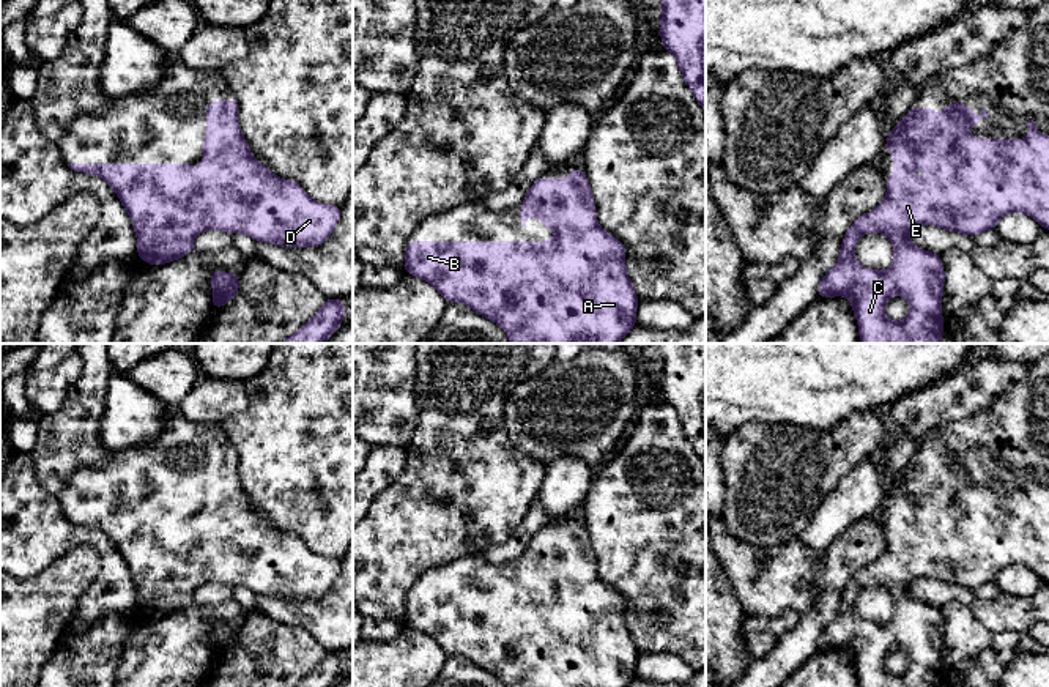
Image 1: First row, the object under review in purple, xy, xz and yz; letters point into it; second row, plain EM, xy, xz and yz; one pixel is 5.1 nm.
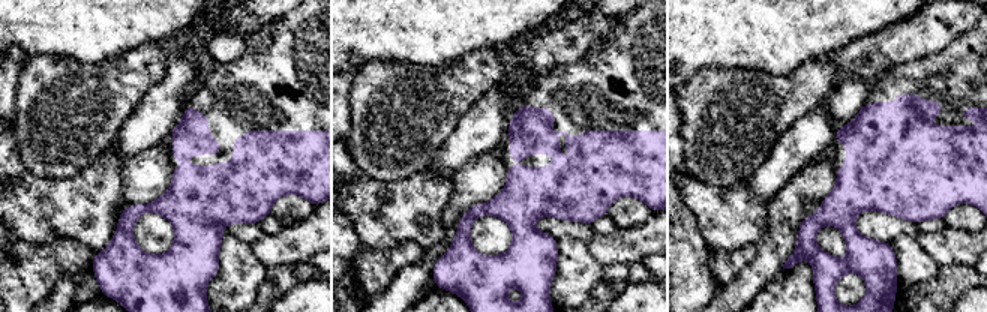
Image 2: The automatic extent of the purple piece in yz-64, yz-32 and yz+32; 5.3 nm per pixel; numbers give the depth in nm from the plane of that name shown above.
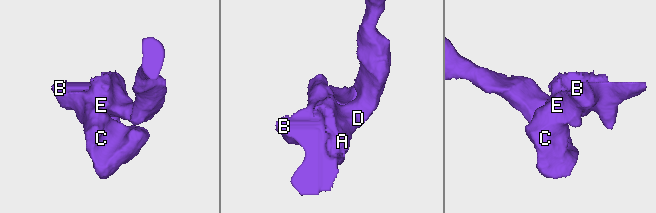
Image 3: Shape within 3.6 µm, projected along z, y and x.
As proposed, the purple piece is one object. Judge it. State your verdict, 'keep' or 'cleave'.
keep

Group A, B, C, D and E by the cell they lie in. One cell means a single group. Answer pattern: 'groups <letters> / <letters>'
groups A B C D E

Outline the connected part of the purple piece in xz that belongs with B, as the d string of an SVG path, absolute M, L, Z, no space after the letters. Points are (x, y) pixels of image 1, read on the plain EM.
M572 520L569 531L537 531L521 555L523 580L526 580L529 569L539 569L542 580L558 583L551 594L408 594L403 624L432 637L447 655L466 657L479 668L499 678L507 687L628 687L636 679L639 654L625 622L625 597L599 578L595 553L584 523Z

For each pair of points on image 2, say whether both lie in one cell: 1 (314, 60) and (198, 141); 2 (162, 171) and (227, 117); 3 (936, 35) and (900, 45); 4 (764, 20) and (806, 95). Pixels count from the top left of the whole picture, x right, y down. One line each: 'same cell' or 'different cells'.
1: same cell
2: different cells
3: same cell
4: different cells

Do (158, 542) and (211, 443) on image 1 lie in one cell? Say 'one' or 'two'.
one

